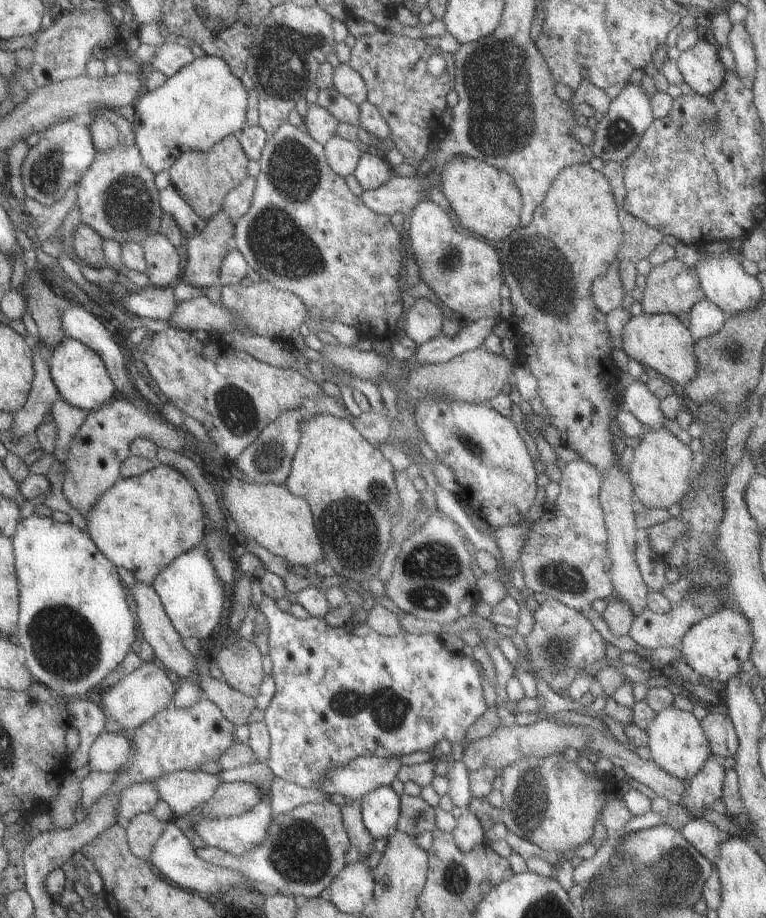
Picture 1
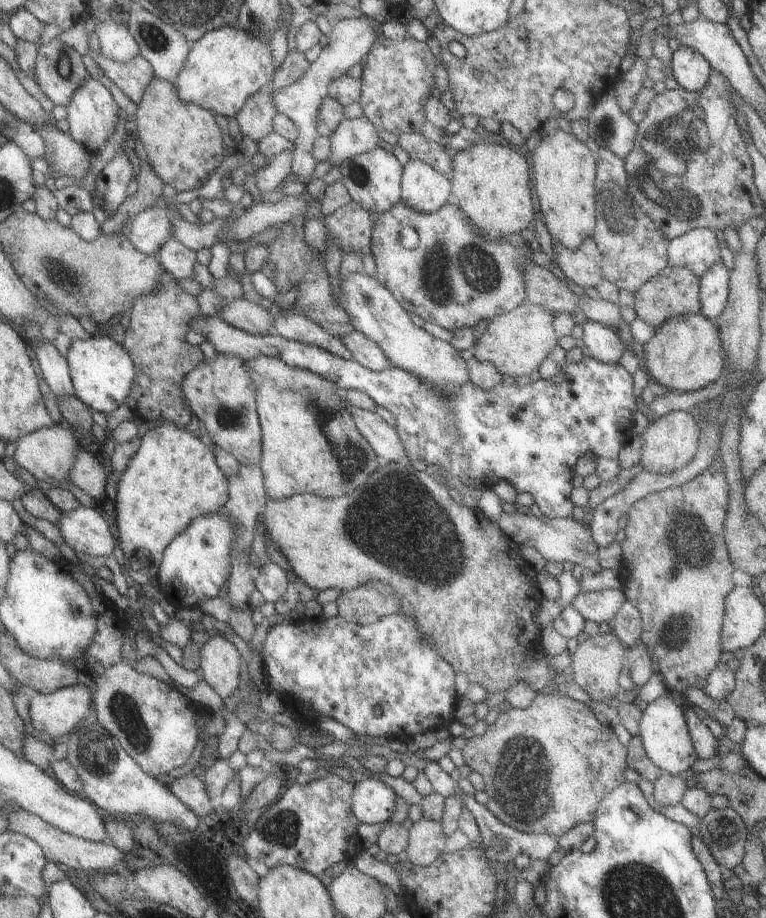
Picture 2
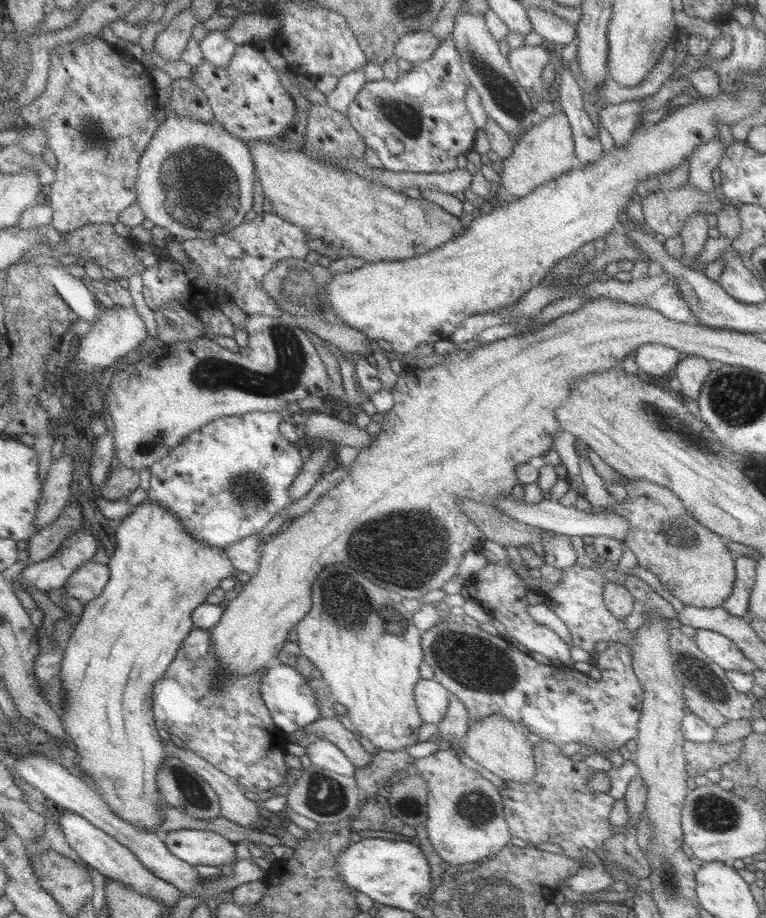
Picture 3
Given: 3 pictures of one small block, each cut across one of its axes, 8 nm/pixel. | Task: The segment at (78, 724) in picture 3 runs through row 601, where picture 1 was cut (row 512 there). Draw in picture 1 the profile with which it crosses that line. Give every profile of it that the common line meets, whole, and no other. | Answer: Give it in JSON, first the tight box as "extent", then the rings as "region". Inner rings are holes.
{"extent":[85,464,207,586],"region":[[[157,464],[138,476],[118,479],[95,501],[96,506],[85,517],[90,538],[116,567],[130,570],[137,581],[148,586],[170,562],[182,556],[182,553],[190,552],[195,546],[200,546],[206,536],[207,514],[196,489],[184,478],[184,474],[166,464]]]}

